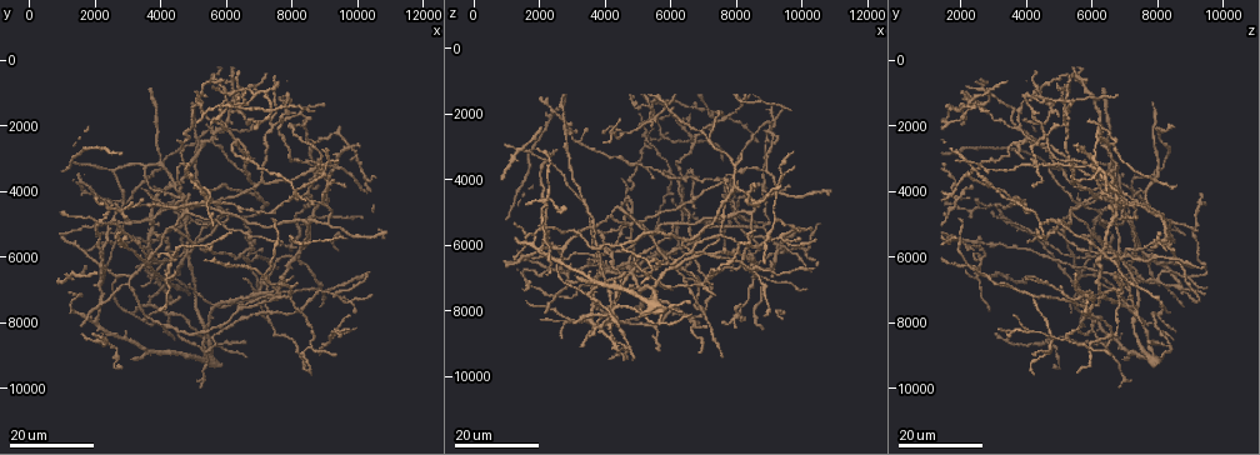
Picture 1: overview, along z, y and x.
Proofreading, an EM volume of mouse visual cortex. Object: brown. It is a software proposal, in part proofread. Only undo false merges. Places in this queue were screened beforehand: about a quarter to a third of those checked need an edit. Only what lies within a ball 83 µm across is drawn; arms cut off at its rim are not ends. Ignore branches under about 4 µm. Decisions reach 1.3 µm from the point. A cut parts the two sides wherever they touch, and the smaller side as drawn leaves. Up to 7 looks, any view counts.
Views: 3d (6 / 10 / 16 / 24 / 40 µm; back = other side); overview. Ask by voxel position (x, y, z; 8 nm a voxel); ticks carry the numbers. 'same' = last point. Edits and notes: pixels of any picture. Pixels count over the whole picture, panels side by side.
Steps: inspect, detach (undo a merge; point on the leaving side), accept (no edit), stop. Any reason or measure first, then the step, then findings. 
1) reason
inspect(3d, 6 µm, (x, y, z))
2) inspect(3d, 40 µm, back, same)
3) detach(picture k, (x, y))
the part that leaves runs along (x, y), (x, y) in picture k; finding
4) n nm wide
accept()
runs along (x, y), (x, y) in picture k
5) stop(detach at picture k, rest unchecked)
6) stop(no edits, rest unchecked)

four or more arms meet
inspect(3d, 24 µm, (9400, 7100, 5800))

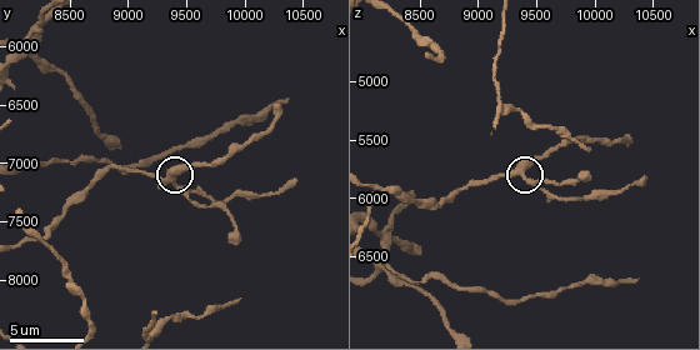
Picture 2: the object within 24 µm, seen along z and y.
inspect(3d, 6 µm, (9360, 7160, 5740))

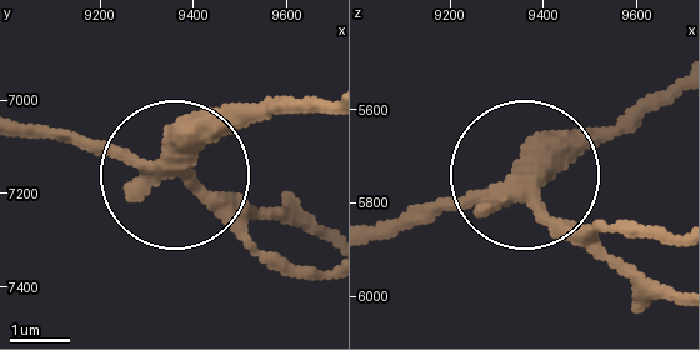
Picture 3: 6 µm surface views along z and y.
accept()
runs along (26, 130), (160, 165), (260, 214) in picture 3; continuous, no second neuron

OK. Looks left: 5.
branch point
inspect(3d, 24 µm, (9200, 5000, 4500))

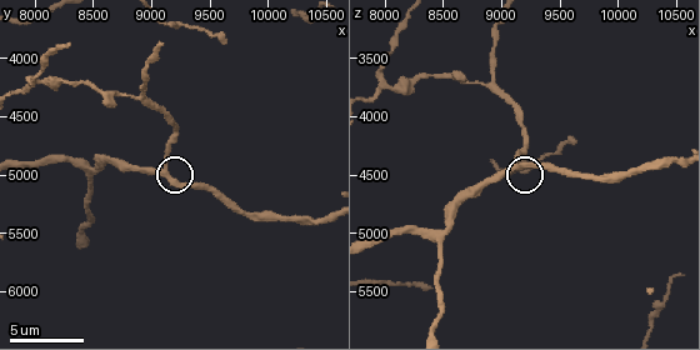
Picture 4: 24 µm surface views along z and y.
closer look
inspect(3d, 10 µm, (9120, 4960, 4400))

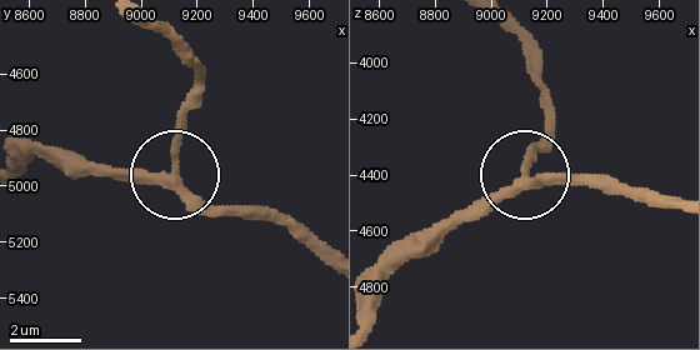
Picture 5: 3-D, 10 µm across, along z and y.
3 arms
accept()
runs along (28, 160), (73, 154), (126, 173), (161, 173), (239, 214) in picture 5; continuous, no second neuron

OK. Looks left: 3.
looks like a crossing
inspect(3d, 24 µm, (5500, 4200, 1900))

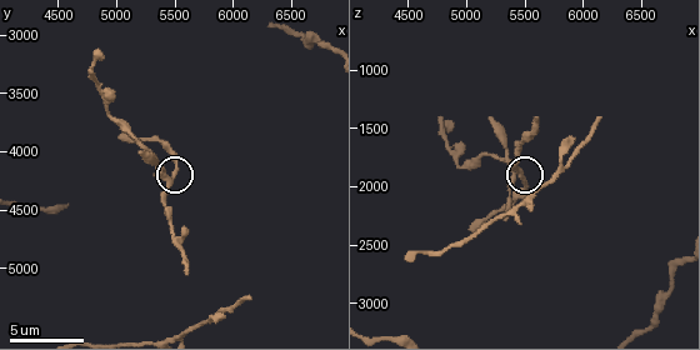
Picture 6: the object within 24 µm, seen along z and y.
inspect(3d, 10 µm, same)

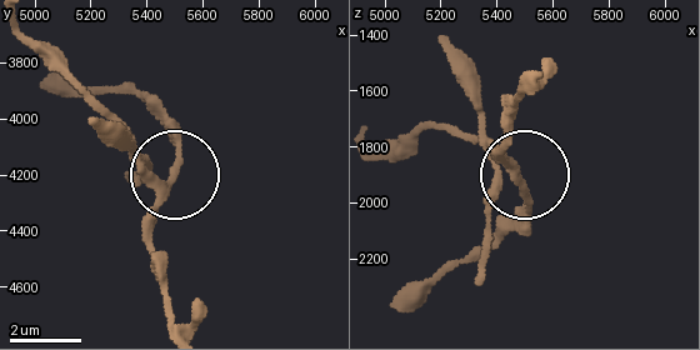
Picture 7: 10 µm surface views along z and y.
4 arms
accept()
continuous, no second neuron

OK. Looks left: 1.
stop(no edits, rest unchecked)

